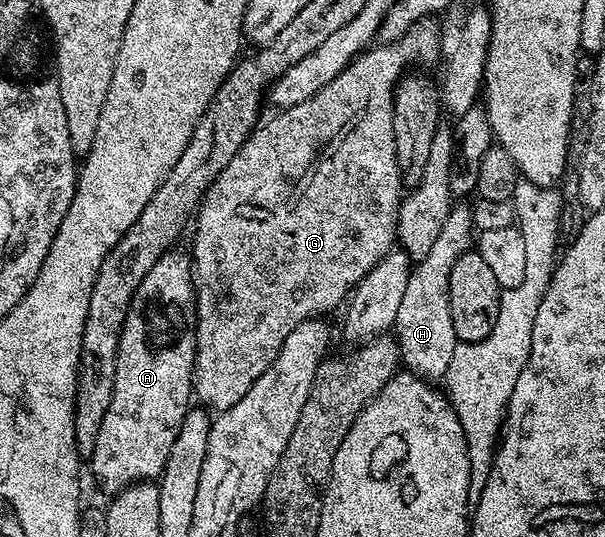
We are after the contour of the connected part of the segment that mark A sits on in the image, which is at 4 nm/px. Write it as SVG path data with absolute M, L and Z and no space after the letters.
M179 251L165 253L144 275L140 287L132 295L132 303L128 307L128 315L124 319L124 327L120 331L120 343L118 344L118 362L116 363L116 383L114 384L114 398L112 403L108 403L108 411L104 411L104 419L100 423L100 435L96 435L96 447L88 459L88 465L94 472L94 477L98 480L98 485L107 495L119 493L122 489L127 489L129 485L136 485L139 481L154 481L161 478L166 464L168 463L169 452L172 451L172 443L176 440L176 435L180 435L180 427L184 422L185 415L192 408L192 394L194 392L194 360L198 350L198 310L196 308L196 294L192 288L192 261Z

